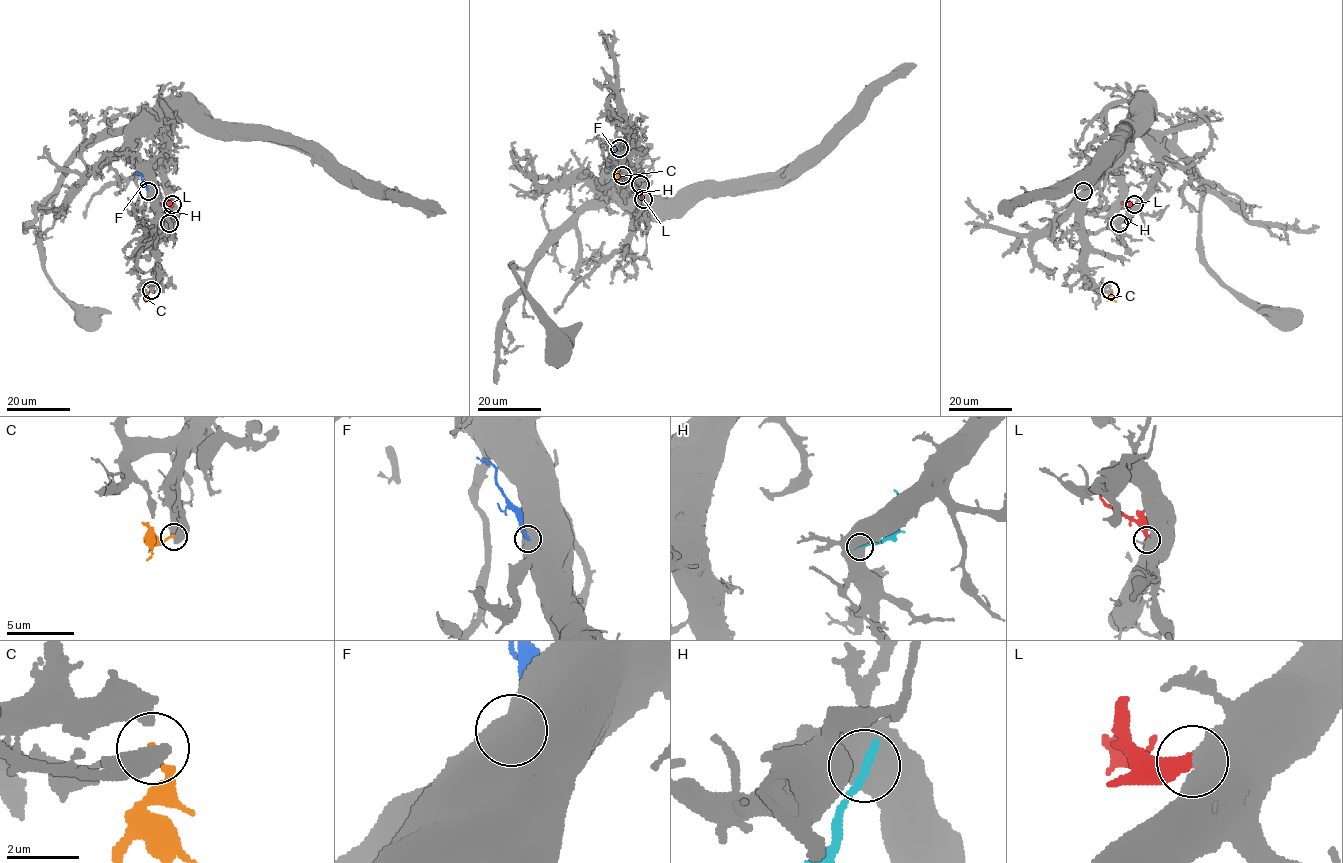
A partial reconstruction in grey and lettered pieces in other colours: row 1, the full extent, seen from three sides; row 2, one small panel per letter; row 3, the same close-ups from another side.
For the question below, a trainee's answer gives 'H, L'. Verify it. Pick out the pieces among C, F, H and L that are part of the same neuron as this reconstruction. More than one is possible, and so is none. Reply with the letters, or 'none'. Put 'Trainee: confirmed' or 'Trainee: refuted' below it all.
L
Trainee: refuted

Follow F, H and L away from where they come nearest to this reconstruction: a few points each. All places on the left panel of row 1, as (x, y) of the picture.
F: (148, 191), (136, 172)
H: (169, 223), (165, 217), (168, 209)
L: (172, 204), (159, 202)

